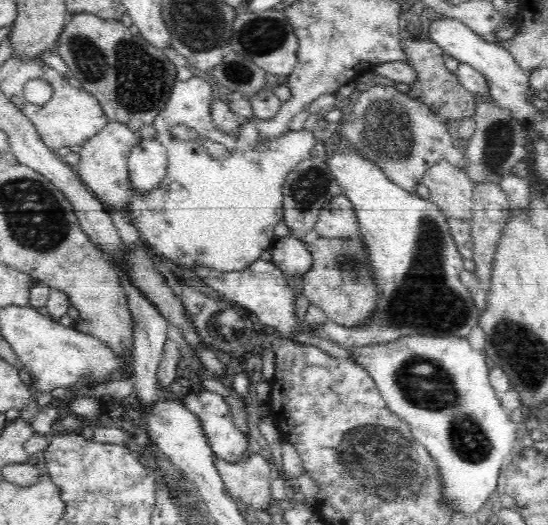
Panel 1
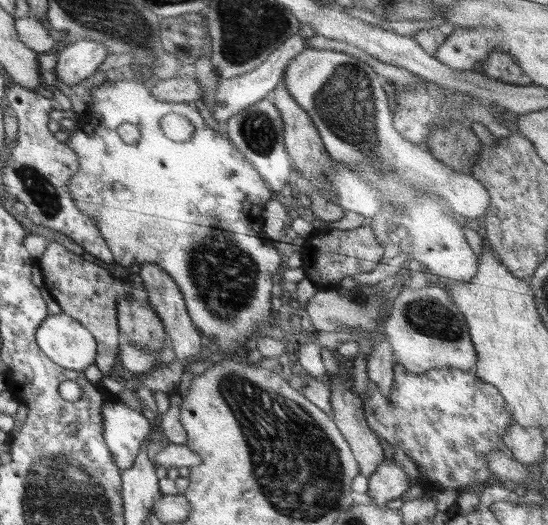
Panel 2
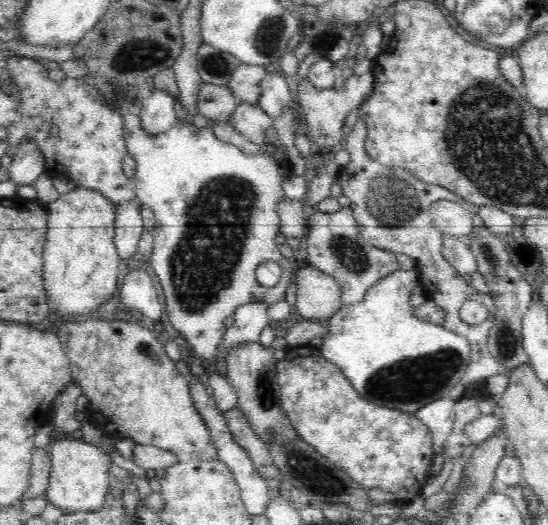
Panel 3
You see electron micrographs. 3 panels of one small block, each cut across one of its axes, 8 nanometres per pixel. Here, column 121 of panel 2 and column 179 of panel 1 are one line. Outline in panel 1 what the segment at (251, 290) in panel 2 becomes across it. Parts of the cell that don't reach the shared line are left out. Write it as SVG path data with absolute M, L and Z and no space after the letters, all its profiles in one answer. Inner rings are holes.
M195 75L186 81L176 80L164 110L158 113L152 124L156 129L157 142L166 148L169 156L166 176L162 178L158 189L148 194L137 193L132 197L129 208L134 218L132 223L141 236L141 243L152 246L172 262L189 269L202 265L224 272L239 271L250 266L264 250L272 248L276 240L274 226L283 220L282 185L288 173L296 170L300 160L312 155L315 138L313 133L306 129L290 130L273 139L260 138L260 131L255 125L256 117L245 119L236 134L220 132L210 117L214 87L212 81ZM174 124L184 124L192 128L200 138L222 144L229 155L222 160L213 159L208 150L198 142L178 140L168 131L174 128Z

